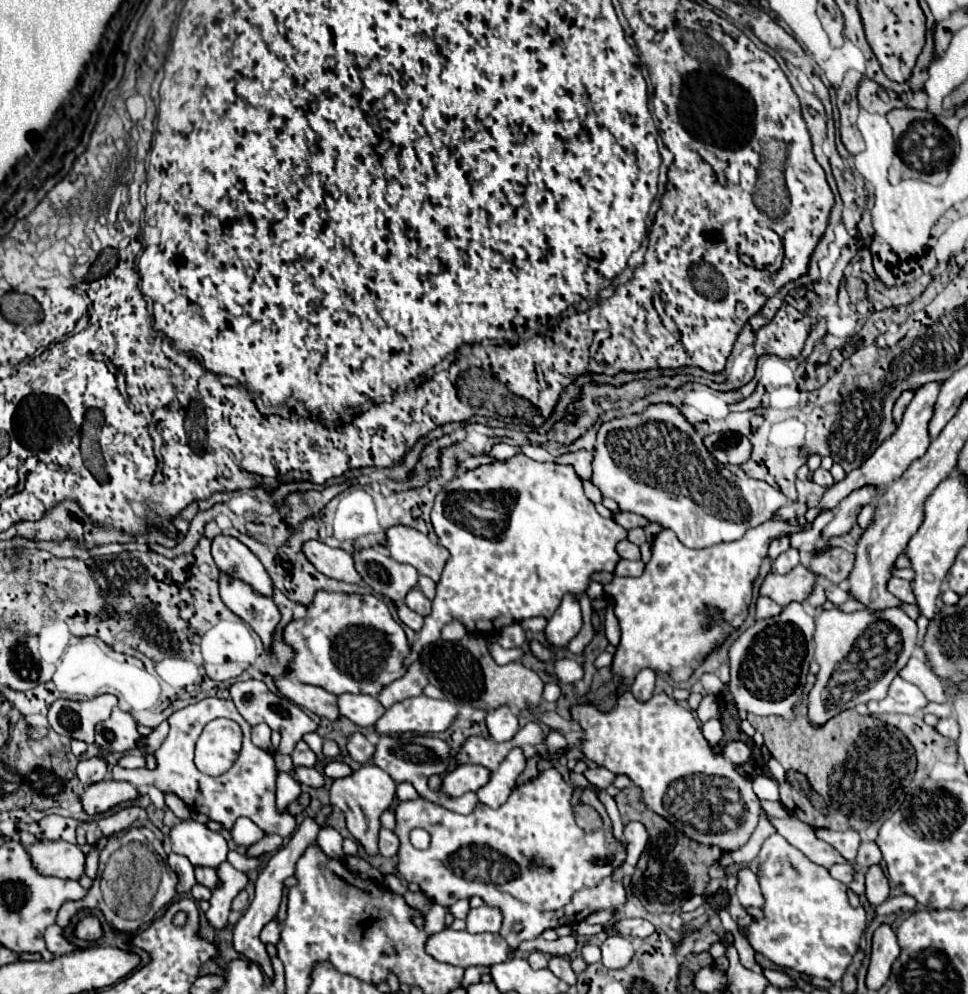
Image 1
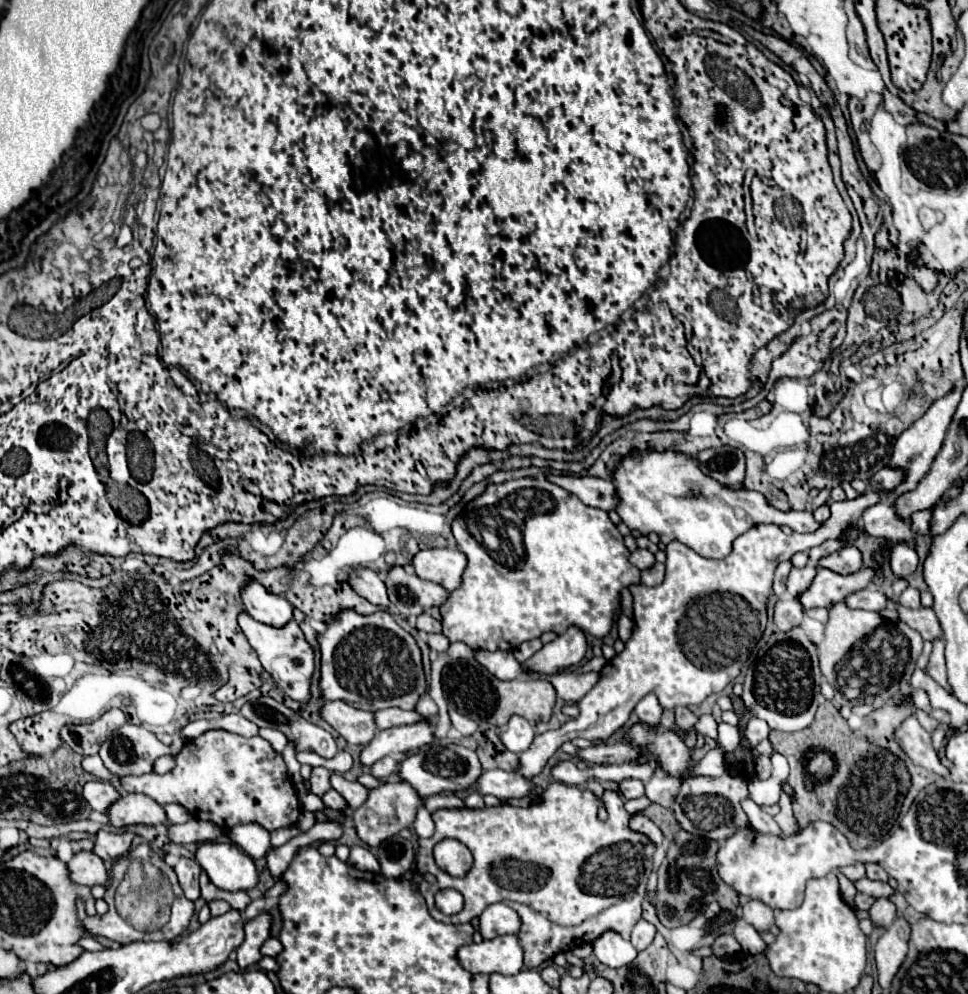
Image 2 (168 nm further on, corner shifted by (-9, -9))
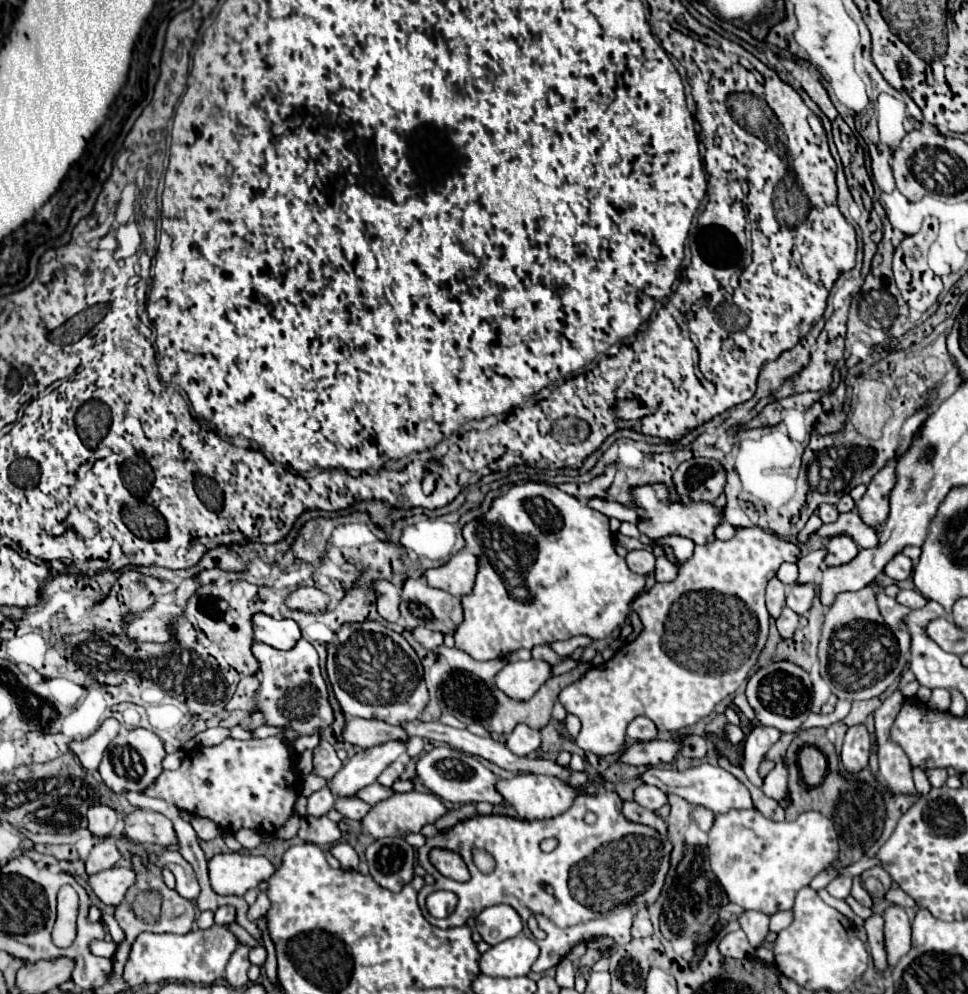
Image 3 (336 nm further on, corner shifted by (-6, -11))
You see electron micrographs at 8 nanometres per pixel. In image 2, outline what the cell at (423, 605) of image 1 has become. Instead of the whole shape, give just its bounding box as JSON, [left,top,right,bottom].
[417,614,441,634]

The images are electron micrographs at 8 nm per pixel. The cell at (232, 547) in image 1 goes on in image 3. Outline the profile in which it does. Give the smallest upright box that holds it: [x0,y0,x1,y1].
[252,612,300,650]

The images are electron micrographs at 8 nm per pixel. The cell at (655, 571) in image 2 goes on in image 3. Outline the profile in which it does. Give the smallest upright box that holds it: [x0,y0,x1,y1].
[654,558,676,582]

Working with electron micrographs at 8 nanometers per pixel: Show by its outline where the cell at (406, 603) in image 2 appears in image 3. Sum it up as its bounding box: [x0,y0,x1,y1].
[400,578,462,634]

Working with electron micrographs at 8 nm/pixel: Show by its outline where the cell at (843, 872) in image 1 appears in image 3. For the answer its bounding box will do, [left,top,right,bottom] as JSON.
[886,884,916,908]

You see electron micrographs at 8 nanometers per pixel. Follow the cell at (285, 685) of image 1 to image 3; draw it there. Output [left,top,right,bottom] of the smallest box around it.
[342,718,408,748]

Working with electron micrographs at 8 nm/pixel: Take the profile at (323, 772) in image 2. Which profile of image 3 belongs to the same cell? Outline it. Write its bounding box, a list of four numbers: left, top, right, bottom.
[308,786,336,816]

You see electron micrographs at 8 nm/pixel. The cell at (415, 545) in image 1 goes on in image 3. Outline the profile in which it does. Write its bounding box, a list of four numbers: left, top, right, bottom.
[424,550,478,596]

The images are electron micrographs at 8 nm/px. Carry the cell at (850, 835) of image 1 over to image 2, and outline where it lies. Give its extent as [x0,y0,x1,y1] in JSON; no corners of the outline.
[841,864,865,882]

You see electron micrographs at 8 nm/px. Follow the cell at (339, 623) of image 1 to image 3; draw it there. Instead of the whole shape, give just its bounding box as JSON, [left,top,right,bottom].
[326,620,428,726]

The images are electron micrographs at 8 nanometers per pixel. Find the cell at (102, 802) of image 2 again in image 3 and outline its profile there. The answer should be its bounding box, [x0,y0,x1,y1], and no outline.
[88,804,118,838]

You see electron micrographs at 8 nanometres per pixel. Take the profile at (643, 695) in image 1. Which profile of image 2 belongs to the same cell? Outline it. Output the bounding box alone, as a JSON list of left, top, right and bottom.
[635,694,661,726]

